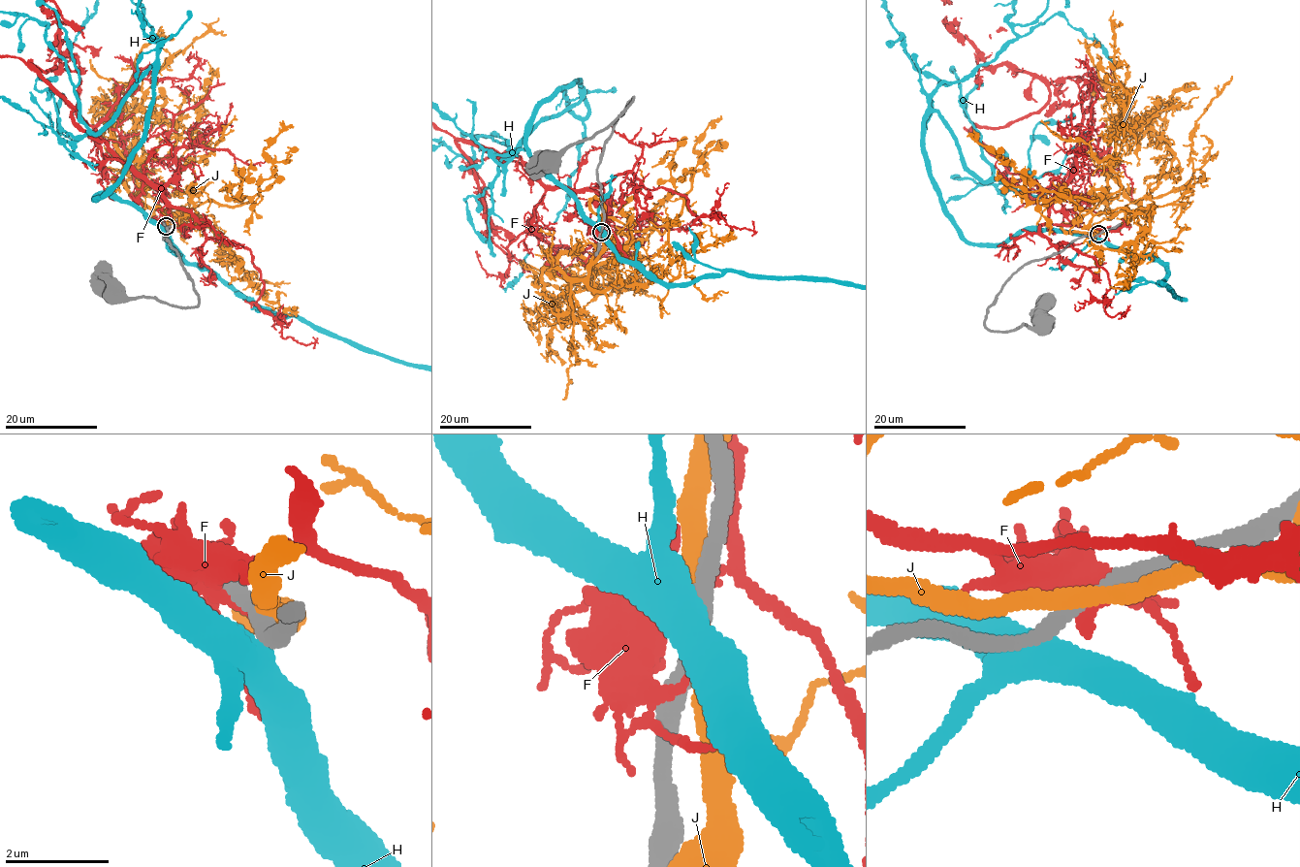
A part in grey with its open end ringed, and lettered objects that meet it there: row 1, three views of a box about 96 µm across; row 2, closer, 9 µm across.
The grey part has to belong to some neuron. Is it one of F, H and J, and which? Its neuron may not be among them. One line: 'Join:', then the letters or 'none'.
Join: J

